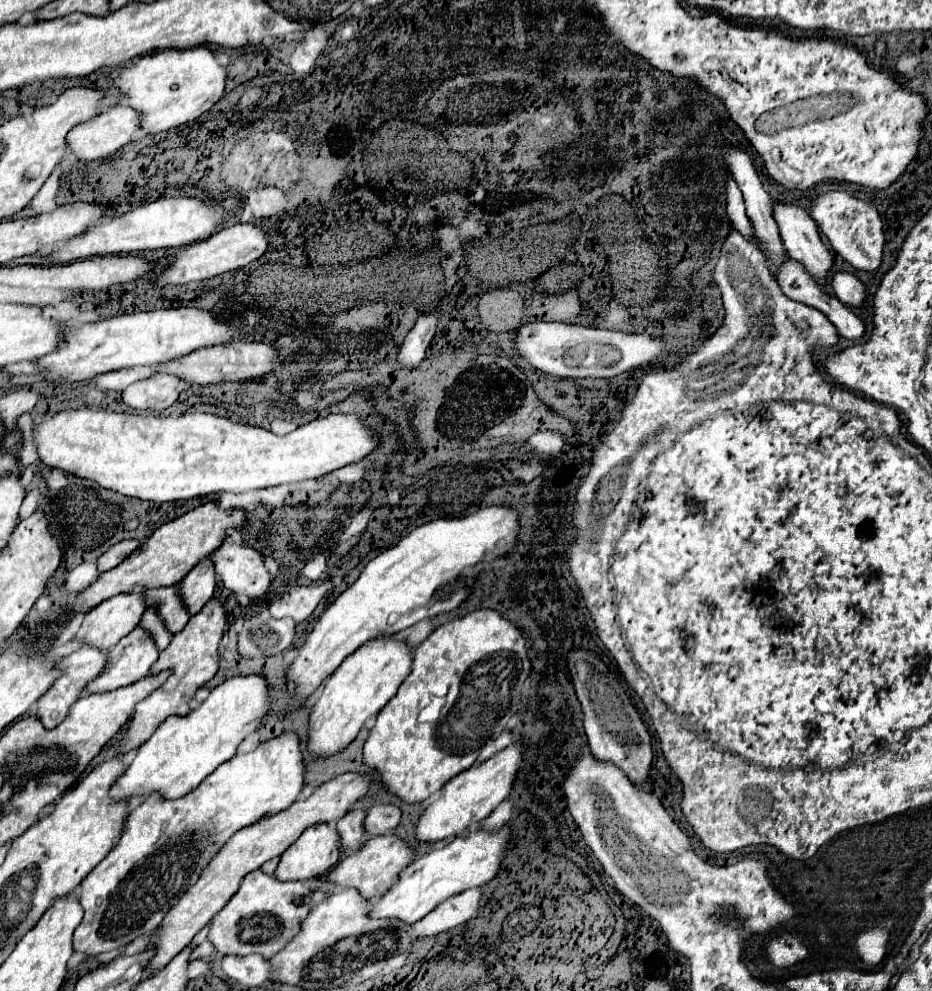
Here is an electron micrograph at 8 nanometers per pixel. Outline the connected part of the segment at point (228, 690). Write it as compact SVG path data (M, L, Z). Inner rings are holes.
M260 673L236 675L212 689L208 699L188 715L168 717L154 735L140 745L138 755L124 771L120 781L112 787L112 797L130 799L142 797L152 791L164 793L164 797L182 797L196 789L216 767L232 759L238 745L262 725L262 717L270 713L272 687Z

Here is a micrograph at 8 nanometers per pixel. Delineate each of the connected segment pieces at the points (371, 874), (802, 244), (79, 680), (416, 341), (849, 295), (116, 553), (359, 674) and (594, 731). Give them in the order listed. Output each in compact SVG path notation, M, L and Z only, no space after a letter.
M394 833L376 835L376 837L368 839L362 849L340 859L340 863L328 873L328 879L330 879L330 883L342 885L342 887L354 887L366 899L374 901L374 899L380 899L396 883L396 877L400 877L400 871L404 871L412 863L414 855L416 853L406 839L402 839Z
M778 201L772 205L772 217L778 225L786 253L792 259L802 261L808 273L820 285L824 285L826 283L824 277L832 267L832 257L830 251L820 241L818 227L810 219L810 215L800 205Z
M82 645L78 651L74 651L72 655L64 657L60 661L60 669L62 669L62 675L54 681L54 685L48 689L48 693L44 693L44 697L40 697L38 701L38 713L40 715L40 721L44 723L46 729L52 729L56 727L60 721L64 721L64 717L68 717L68 711L70 707L80 699L80 695L86 691L86 685L88 681L96 679L104 665L108 661L108 653L102 651L102 649L96 649L92 645Z
M432 311L432 313L422 313L416 321L416 325L410 329L410 333L406 335L404 343L400 345L400 353L398 353L398 361L400 367L416 367L422 359L424 353L436 333L436 325L438 325L438 315L440 311Z
M836 271L830 279L830 285L832 285L832 293L840 297L844 305L862 305L866 297L862 281L846 271Z
M126 539L126 541L120 541L116 543L114 547L110 547L100 559L98 559L98 571L104 573L104 571L110 571L114 569L120 561L124 561L128 555L132 555L142 543L138 539Z
M380 635L368 643L364 643L356 653L348 655L342 665L334 671L334 675L330 675L330 679L324 683L324 689L320 693L320 697L316 699L314 707L312 707L312 715L310 715L310 725L308 725L308 747L312 753L316 755L334 755L338 751L342 751L360 731L360 727L364 725L364 721L372 715L376 715L398 691L400 683L408 677L410 669L412 669L412 657L414 651L408 645L406 639L398 639L396 635Z
M572 649L568 653L568 667L572 671L576 695L584 711L584 729L588 735L588 745L592 755L598 761L614 763L620 771L624 771L624 775L634 785L638 787L648 785L650 791L656 791L656 781L650 779L650 769L654 759L652 737L644 727L638 711L630 703L622 685L608 671L604 661L586 649Z

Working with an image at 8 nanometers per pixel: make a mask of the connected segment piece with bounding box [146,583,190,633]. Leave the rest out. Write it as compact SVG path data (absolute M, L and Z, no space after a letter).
M180 585L164 587L164 589L148 589L146 591L148 605L156 605L160 611L160 617L168 625L172 633L178 633L184 629L184 625L190 619L190 613L184 605L184 599L180 597Z

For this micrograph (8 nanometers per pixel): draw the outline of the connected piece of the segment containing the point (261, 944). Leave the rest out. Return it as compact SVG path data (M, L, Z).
M252 871L244 877L238 893L212 919L208 939L224 955L260 953L266 959L272 959L272 955L296 937L304 917L312 911L314 903L308 895L310 891L304 881L280 881L262 871Z

